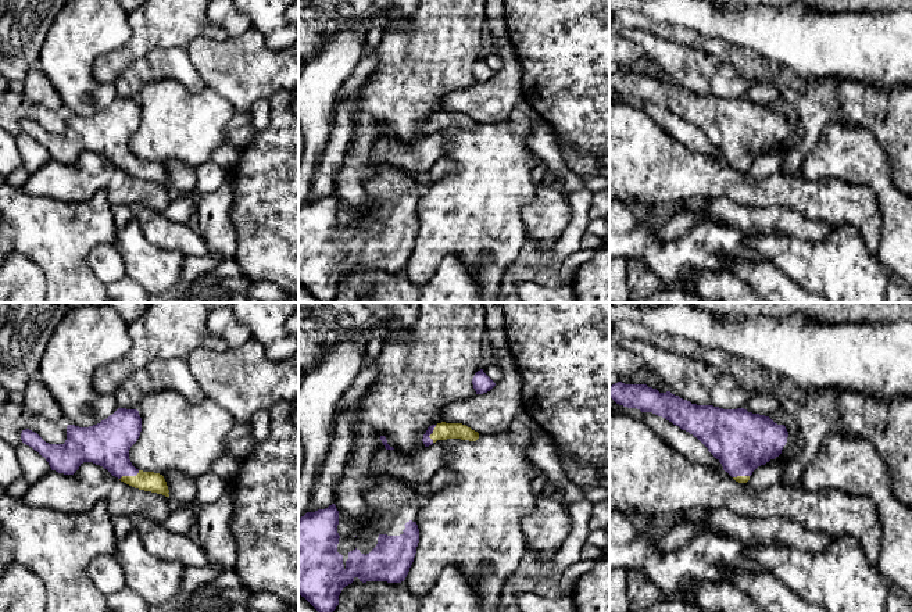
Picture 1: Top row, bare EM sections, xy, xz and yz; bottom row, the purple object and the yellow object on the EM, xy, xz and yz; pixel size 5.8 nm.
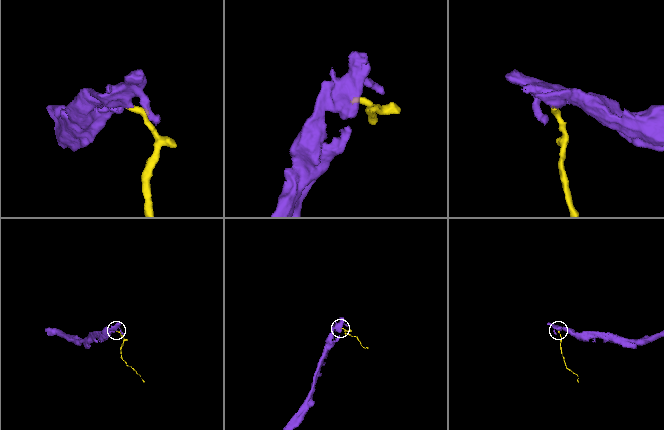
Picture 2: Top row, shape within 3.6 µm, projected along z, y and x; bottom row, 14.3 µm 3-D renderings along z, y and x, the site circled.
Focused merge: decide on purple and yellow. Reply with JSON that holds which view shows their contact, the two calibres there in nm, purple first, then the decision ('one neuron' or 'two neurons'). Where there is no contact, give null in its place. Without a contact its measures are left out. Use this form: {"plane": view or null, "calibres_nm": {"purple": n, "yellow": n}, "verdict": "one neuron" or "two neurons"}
{"plane": "xy", "calibres_nm": {"purple": 260, "yellow": 110}, "verdict": "one neuron"}

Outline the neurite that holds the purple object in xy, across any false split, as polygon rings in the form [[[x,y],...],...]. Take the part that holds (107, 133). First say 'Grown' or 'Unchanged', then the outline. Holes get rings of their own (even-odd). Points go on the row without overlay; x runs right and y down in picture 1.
Grown. [[[118,97],[93,115],[68,114],[64,133],[49,133],[29,118],[22,119],[21,129],[44,146],[51,160],[58,162],[74,164],[83,151],[93,151],[135,178],[169,186],[162,164],[139,160],[129,148],[129,139],[140,121],[139,100]]]

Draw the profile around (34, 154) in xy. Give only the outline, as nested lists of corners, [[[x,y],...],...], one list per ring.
[[[21,132],[17,137],[17,147],[22,157],[22,165],[29,173],[37,171],[51,160],[49,151],[32,136]]]

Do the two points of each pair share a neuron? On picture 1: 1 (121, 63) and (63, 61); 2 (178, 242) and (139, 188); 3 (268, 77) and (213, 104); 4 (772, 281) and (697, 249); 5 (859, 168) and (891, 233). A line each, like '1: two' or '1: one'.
1: two
2: two
3: two
4: two
5: one

